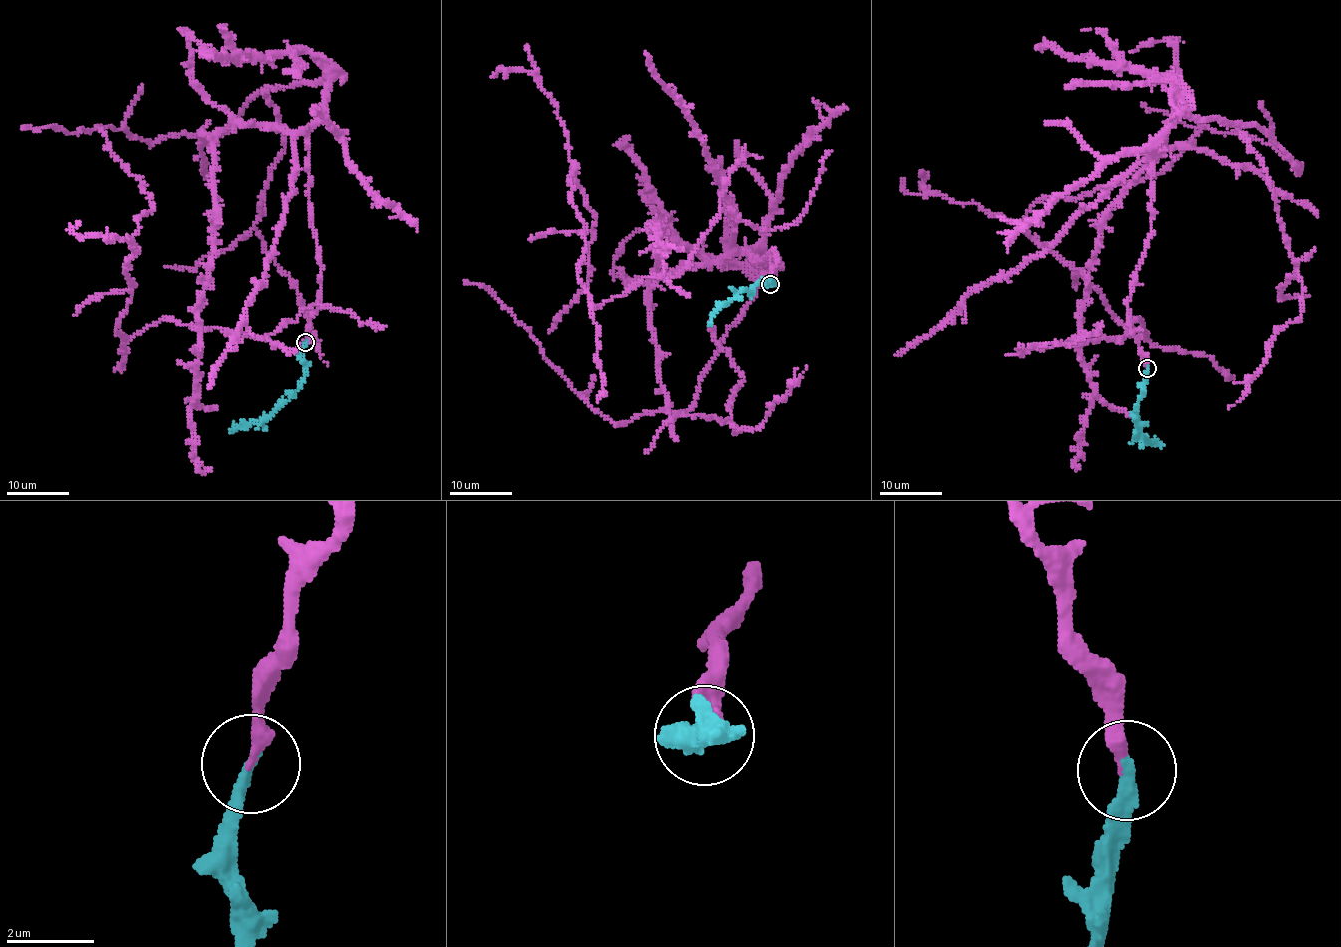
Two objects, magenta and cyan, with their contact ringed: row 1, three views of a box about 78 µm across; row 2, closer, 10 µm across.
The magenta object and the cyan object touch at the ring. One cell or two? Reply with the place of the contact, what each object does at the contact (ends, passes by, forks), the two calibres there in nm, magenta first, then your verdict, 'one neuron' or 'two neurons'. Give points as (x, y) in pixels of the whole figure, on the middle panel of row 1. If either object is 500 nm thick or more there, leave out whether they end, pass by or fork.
(770, 284) | magenta ends | cyan ends | 280/320 nm | one neuron

